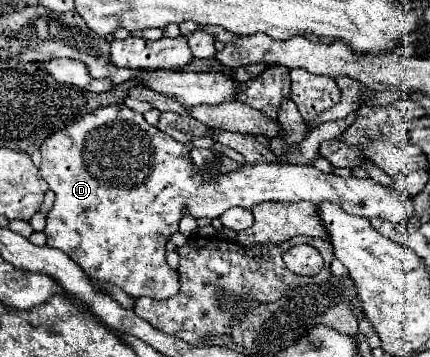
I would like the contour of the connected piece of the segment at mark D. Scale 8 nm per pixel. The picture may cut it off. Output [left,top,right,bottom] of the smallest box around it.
[40,105,414,299]

